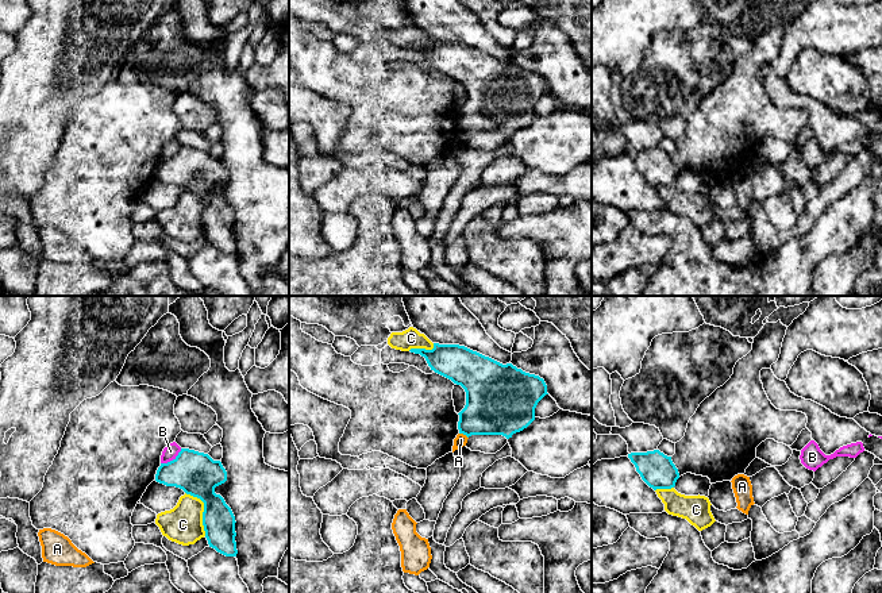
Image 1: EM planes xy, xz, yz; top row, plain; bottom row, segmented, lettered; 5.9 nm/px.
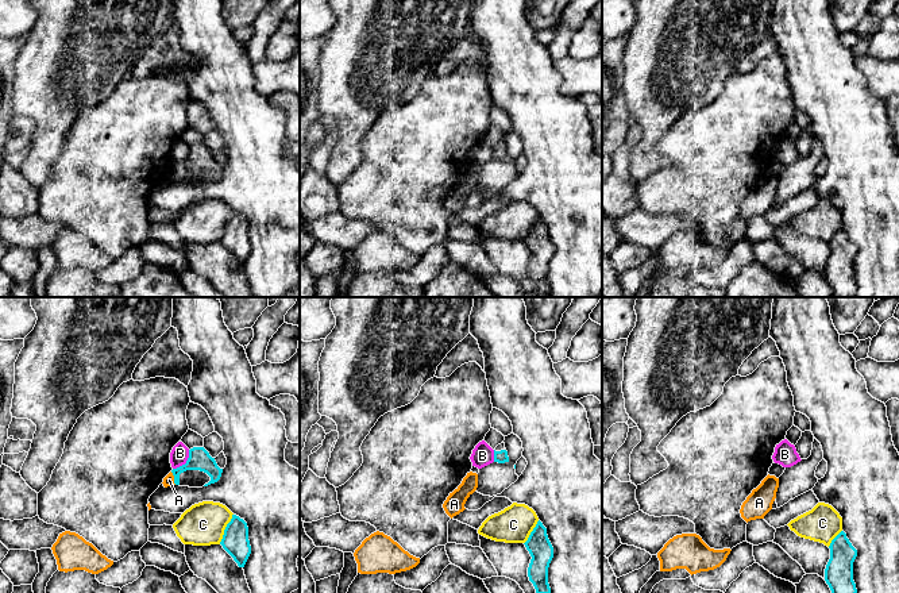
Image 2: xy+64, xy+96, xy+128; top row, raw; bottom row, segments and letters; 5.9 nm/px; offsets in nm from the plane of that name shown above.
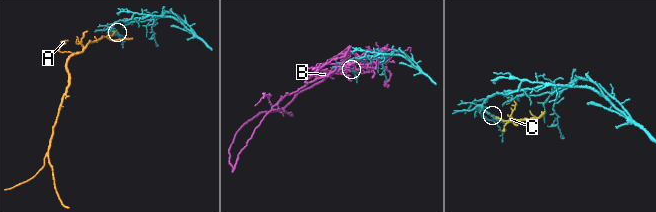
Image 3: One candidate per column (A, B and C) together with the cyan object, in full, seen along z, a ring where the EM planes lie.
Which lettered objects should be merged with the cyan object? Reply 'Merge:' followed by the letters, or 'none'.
Merge: none

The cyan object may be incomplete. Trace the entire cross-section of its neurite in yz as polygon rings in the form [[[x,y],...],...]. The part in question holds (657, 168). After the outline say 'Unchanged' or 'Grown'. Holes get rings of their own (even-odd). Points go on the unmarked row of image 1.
[[[659,147],[647,150],[631,150],[628,155],[635,162],[642,177],[654,188],[671,186],[679,176],[678,166],[671,154],[665,153]]]. Unchanged

